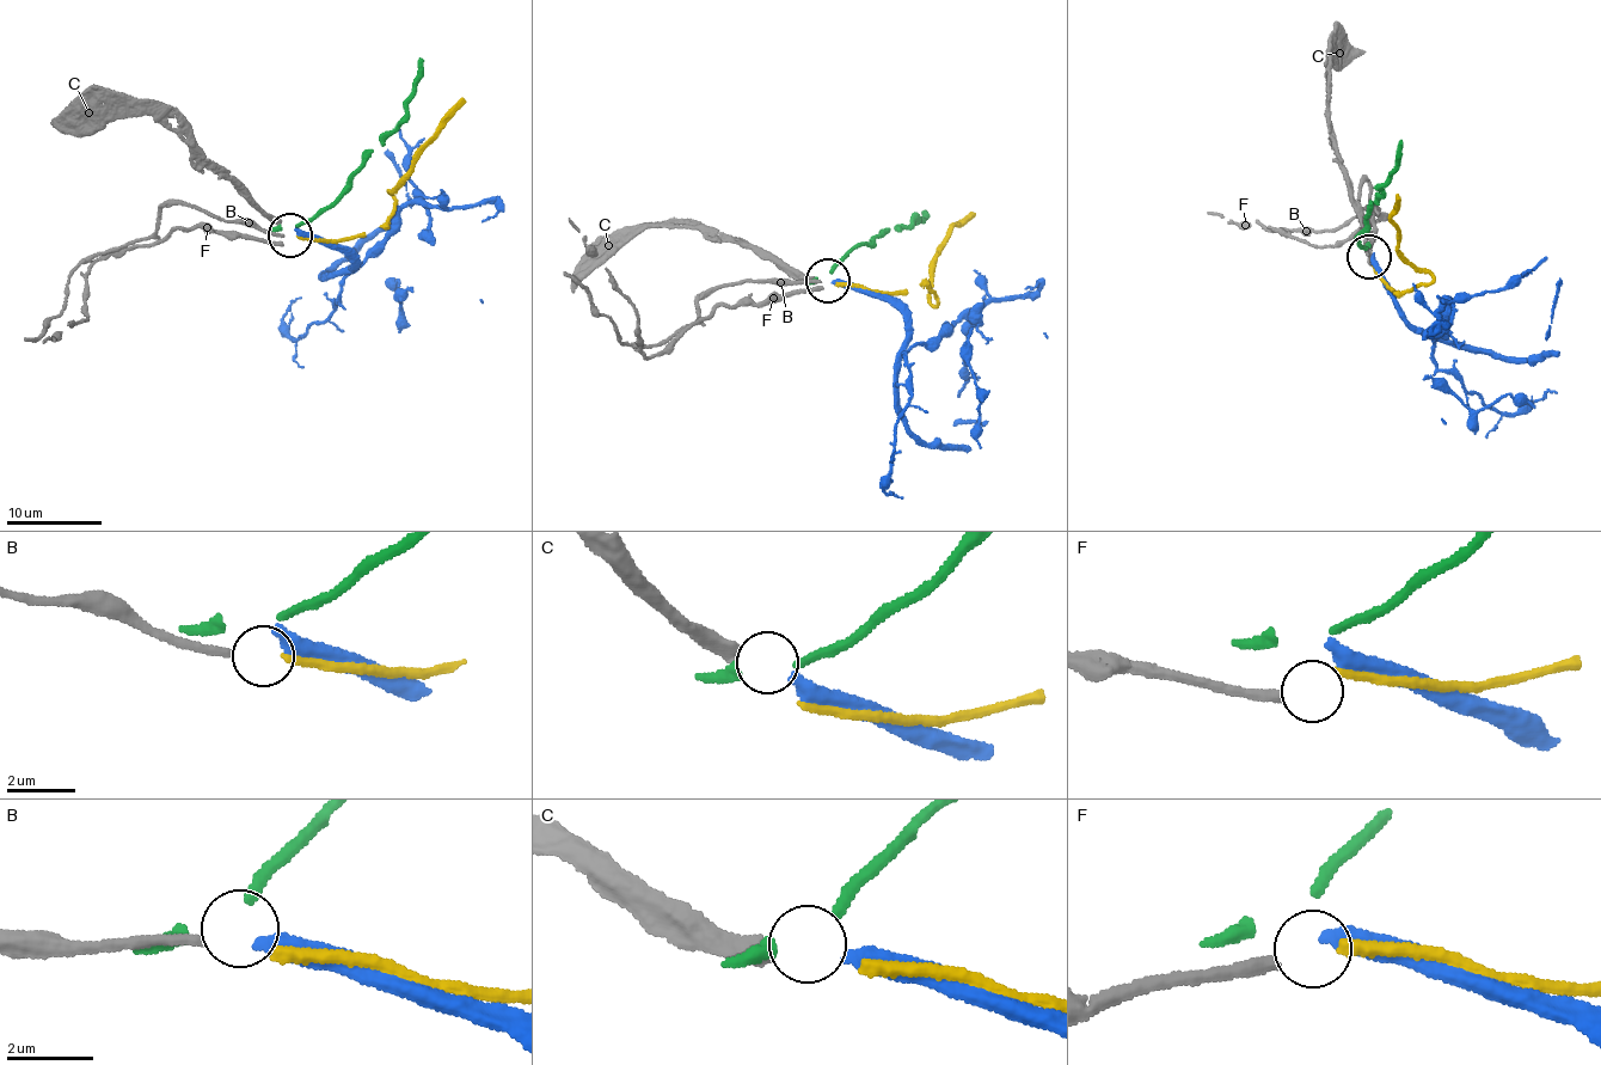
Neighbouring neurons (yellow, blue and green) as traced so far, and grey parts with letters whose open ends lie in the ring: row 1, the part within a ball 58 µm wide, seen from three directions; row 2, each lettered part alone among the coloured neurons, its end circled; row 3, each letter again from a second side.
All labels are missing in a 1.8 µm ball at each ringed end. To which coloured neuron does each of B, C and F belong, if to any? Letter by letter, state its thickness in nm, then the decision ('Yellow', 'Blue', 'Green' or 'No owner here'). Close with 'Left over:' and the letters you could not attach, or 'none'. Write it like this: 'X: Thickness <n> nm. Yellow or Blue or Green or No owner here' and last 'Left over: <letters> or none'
B: Thickness 240 nm. Yellow
C: Thickness 400 nm. Blue
F: Thickness 320 nm. No owner here
Left over: F

